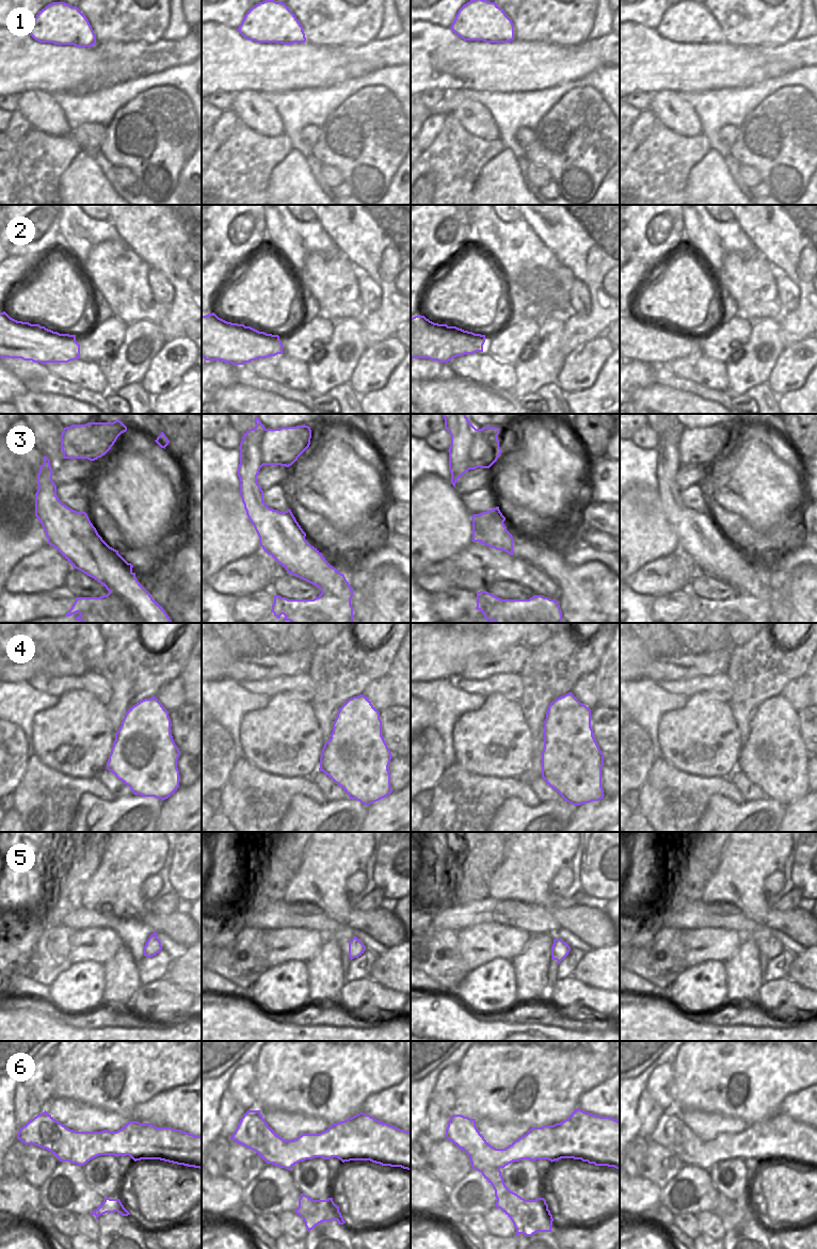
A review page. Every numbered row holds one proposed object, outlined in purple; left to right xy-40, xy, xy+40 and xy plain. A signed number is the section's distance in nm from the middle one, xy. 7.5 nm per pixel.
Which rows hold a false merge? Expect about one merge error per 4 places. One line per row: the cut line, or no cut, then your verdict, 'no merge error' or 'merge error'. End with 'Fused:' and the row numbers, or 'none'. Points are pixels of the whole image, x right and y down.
1: cut none; no merge error
2: cut xy+40 (449, 326), (454, 333), (459, 329); merge error
3: cut xy-40 (51, 468), (48, 473), (48, 490), (45, 493); merge error
4: cut none; no merge error
5: cut none; no merge error
6: cut xy+40 (470, 1158), (482, 1161), (499, 1169); merge error
Fused: 2, 3, 6

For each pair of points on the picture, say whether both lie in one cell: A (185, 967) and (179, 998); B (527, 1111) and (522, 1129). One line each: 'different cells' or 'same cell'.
A: different cells
B: different cells

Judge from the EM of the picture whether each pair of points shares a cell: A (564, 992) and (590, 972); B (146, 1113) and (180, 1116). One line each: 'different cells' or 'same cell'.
A: different cells
B: same cell

